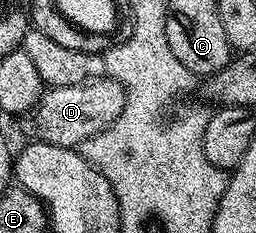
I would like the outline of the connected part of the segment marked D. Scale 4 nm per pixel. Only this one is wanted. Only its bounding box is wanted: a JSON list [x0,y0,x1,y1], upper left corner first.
[26,76,125,148]

